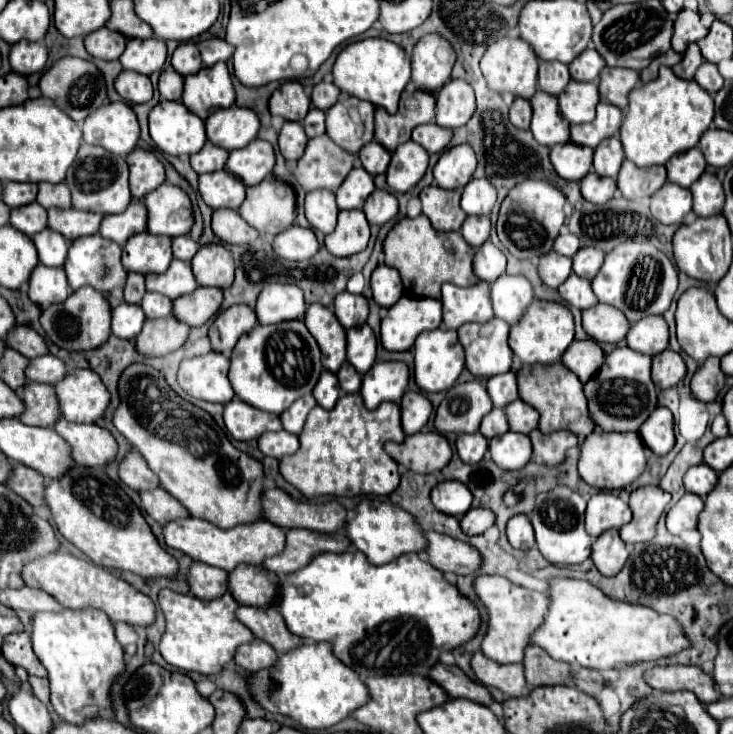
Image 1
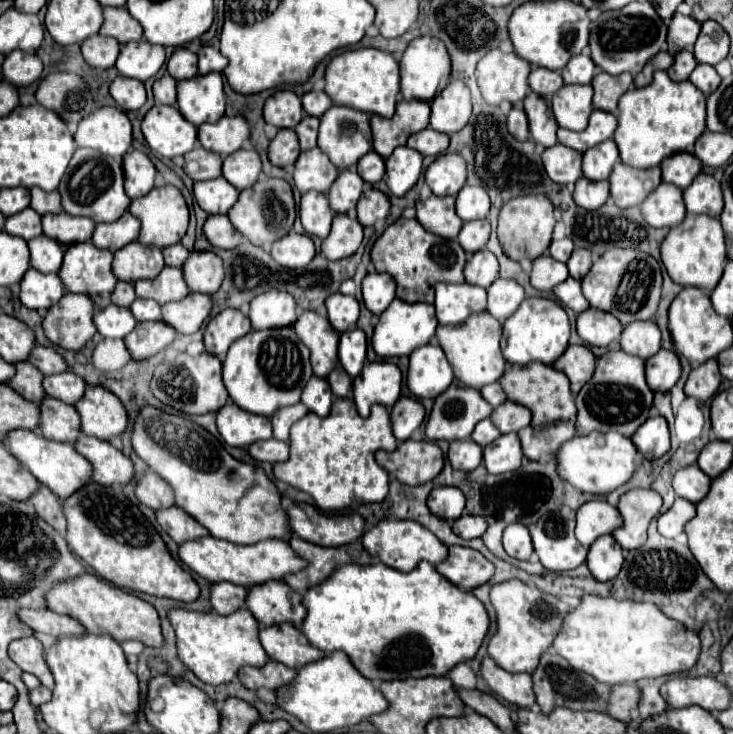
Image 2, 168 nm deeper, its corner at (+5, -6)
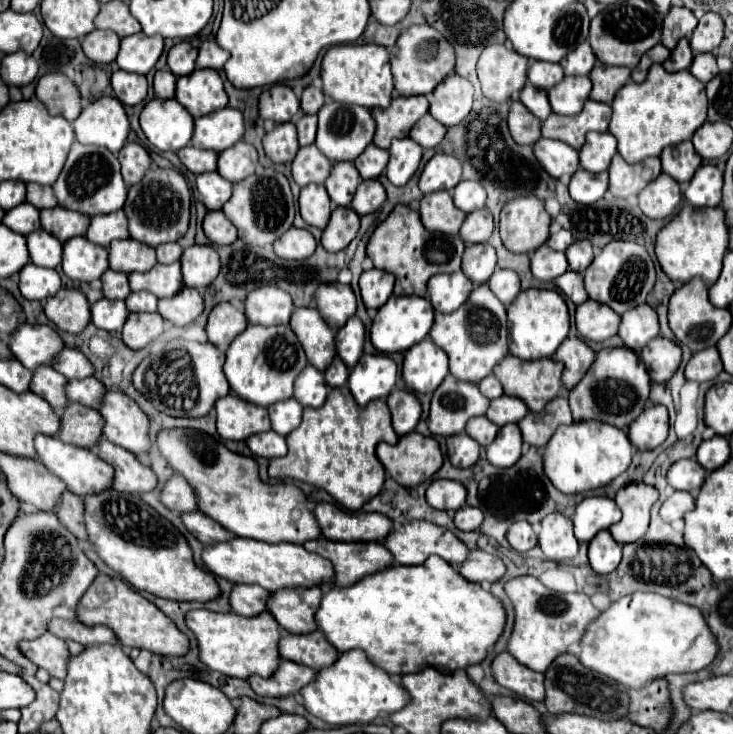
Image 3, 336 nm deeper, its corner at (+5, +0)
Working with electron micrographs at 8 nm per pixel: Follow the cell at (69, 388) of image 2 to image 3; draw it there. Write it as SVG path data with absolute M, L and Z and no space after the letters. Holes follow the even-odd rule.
M87 378L87 380L77 380L67 384L67 396L71 402L79 402L87 408L101 408L101 398L107 392L107 388L97 380L97 378Z

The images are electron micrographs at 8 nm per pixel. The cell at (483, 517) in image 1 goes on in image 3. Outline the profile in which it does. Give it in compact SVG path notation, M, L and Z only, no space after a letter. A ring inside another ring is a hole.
M463 506L463 508L459 508L455 512L455 526L459 530L475 530L475 532L479 532L481 522L483 522L483 512L479 508Z

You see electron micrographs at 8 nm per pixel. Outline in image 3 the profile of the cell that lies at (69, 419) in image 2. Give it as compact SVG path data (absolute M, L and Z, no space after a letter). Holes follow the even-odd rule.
M71 402L61 416L59 440L91 450L101 440L103 426L105 426L105 420L97 410Z

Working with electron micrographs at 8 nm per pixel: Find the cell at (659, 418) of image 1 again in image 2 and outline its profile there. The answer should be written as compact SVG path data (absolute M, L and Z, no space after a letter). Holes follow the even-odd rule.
M663 416L649 418L631 438L645 460L657 460L669 450L669 426Z

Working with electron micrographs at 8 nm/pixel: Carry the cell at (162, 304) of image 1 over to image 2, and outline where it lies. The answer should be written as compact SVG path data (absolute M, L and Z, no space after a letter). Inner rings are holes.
M135 300L131 304L131 312L135 314L135 318L139 318L139 322L145 320L161 320L161 306L155 300Z

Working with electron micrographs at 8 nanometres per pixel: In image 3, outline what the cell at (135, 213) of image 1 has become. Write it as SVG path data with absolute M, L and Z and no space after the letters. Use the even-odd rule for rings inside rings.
M109 212L109 214L99 214L91 218L91 226L87 230L87 240L99 244L99 246L109 246L111 240L123 240L129 236L127 232L127 218L125 212Z

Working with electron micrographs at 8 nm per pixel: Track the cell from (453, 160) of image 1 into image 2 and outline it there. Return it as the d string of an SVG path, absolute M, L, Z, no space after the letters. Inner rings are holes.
M441 154L425 172L425 182L435 196L455 196L467 178L461 154Z

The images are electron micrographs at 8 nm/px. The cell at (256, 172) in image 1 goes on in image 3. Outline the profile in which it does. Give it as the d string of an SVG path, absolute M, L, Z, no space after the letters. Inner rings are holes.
M243 140L217 154L217 172L229 182L239 182L251 176L255 172L255 166L257 150Z

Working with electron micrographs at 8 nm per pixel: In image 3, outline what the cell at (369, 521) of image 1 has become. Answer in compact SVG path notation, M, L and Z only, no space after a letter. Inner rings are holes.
M413 520L413 522L407 522L403 524L401 528L393 530L385 540L383 544L389 548L389 552L395 556L397 564L403 564L403 566L417 566L417 564L423 564L431 554L437 554L441 556L443 560L447 560L453 568L459 568L465 560L467 560L467 554L469 554L469 548L447 528L443 526L435 526L431 522L425 522L425 520Z

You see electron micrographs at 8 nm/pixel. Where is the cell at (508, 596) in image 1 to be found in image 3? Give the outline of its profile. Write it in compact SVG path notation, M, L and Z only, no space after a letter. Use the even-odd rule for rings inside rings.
M519 576L505 584L505 592L515 606L515 626L509 640L509 652L527 668L545 672L555 656L577 646L587 632L587 626L601 614L587 594L559 594L541 584L535 576Z

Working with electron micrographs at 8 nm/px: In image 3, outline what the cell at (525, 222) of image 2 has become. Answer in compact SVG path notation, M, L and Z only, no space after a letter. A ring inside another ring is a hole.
M519 196L503 206L501 240L511 252L535 252L549 238L551 216L537 196Z

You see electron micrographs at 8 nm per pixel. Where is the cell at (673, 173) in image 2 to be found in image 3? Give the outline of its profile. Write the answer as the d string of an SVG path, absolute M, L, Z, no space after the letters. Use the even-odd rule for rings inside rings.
M687 140L687 142L675 144L675 146L667 146L661 152L661 162L663 162L663 172L667 172L679 184L685 184L693 178L695 170L701 166L703 160L695 152L693 144Z

